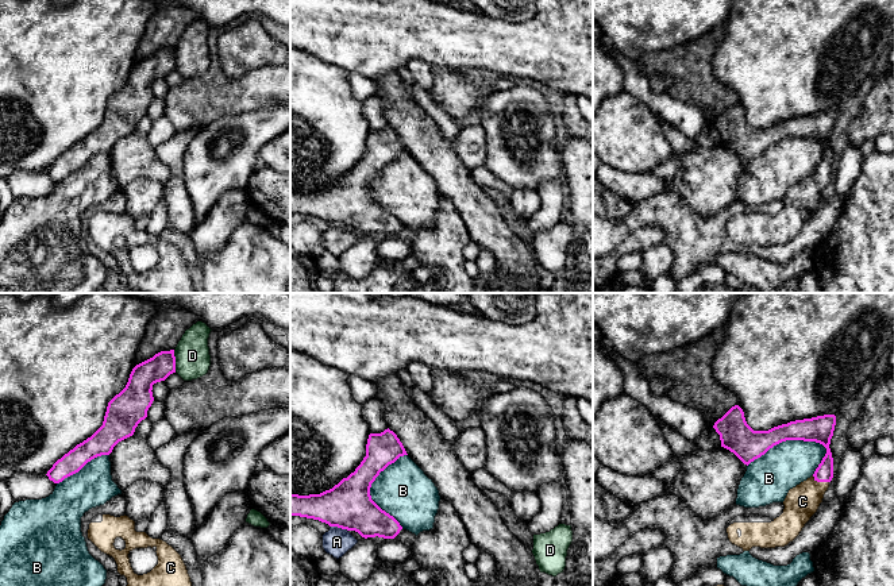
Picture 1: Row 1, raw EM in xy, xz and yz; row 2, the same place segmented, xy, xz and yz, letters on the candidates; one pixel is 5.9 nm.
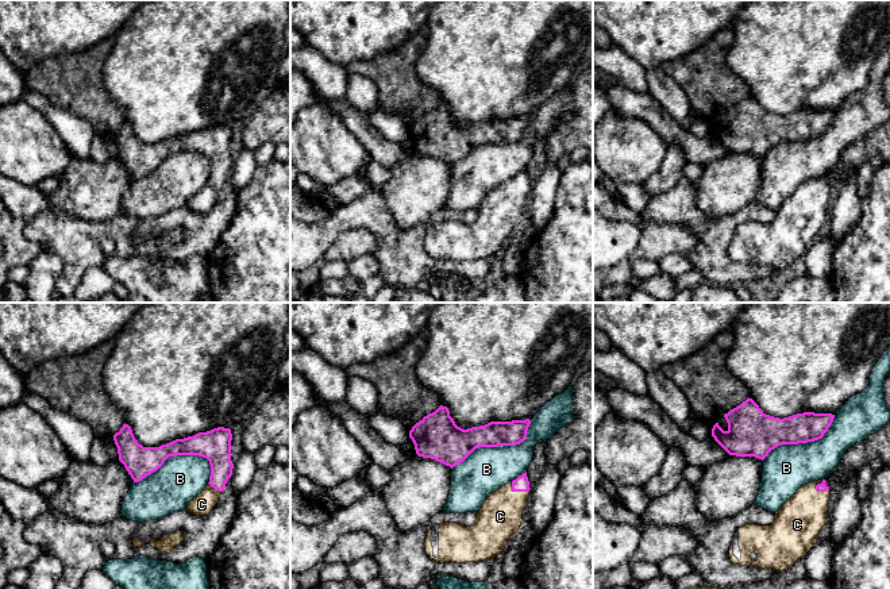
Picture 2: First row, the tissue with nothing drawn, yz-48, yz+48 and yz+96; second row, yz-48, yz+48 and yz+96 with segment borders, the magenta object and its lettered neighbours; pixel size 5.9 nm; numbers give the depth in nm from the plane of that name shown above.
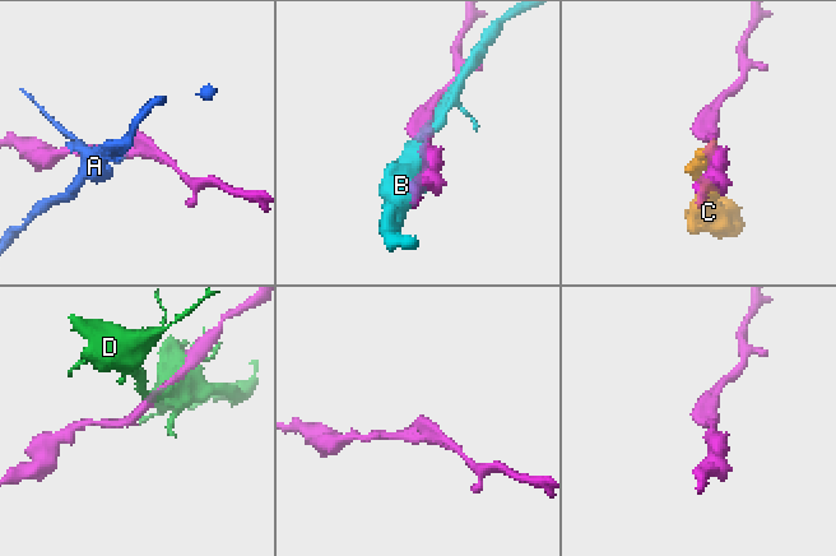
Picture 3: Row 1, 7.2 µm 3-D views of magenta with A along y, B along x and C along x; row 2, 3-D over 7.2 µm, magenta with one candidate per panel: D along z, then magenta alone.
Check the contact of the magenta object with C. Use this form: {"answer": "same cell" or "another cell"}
{"answer": "same cell"}

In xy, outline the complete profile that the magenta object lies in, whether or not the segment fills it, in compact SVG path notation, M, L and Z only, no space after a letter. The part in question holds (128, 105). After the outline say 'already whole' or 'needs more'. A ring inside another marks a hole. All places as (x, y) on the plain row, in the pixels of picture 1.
M174 47L161 49L136 62L126 85L107 104L103 123L86 138L58 157L47 169L54 181L78 170L92 157L109 153L113 144L134 132L138 122L147 115L151 104L153 82L176 70Z | already whole

